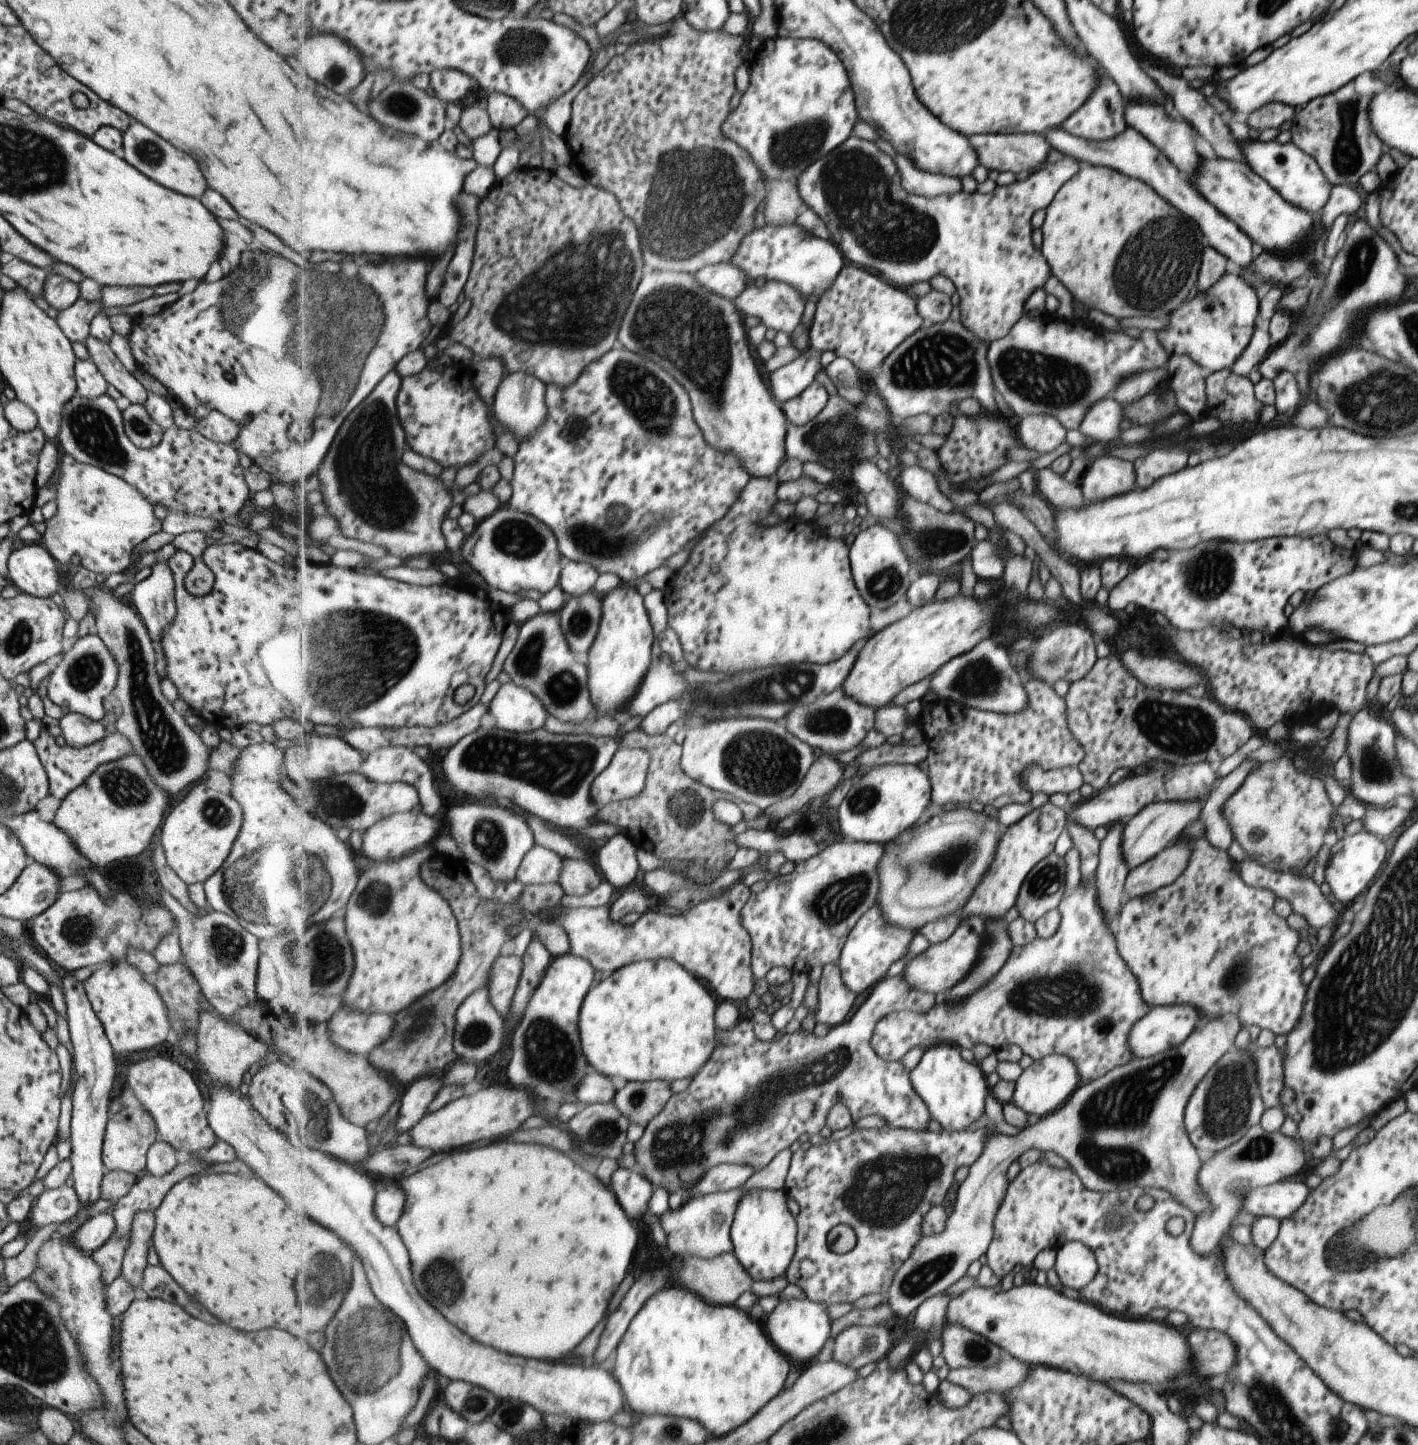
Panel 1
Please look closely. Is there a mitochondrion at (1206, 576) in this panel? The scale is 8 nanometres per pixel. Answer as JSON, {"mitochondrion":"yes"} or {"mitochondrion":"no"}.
{"mitochondrion":"yes"}

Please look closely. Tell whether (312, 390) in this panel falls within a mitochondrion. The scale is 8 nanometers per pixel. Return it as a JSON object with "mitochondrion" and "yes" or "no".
{"mitochondrion":"yes"}

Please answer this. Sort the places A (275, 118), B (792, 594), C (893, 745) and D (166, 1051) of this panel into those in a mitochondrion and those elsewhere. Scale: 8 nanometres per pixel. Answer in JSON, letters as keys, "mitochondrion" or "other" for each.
{"A":"other","B":"other","C":"other","D":"other"}

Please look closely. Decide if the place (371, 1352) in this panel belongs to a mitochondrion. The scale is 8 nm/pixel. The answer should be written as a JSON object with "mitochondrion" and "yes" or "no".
{"mitochondrion":"yes"}

